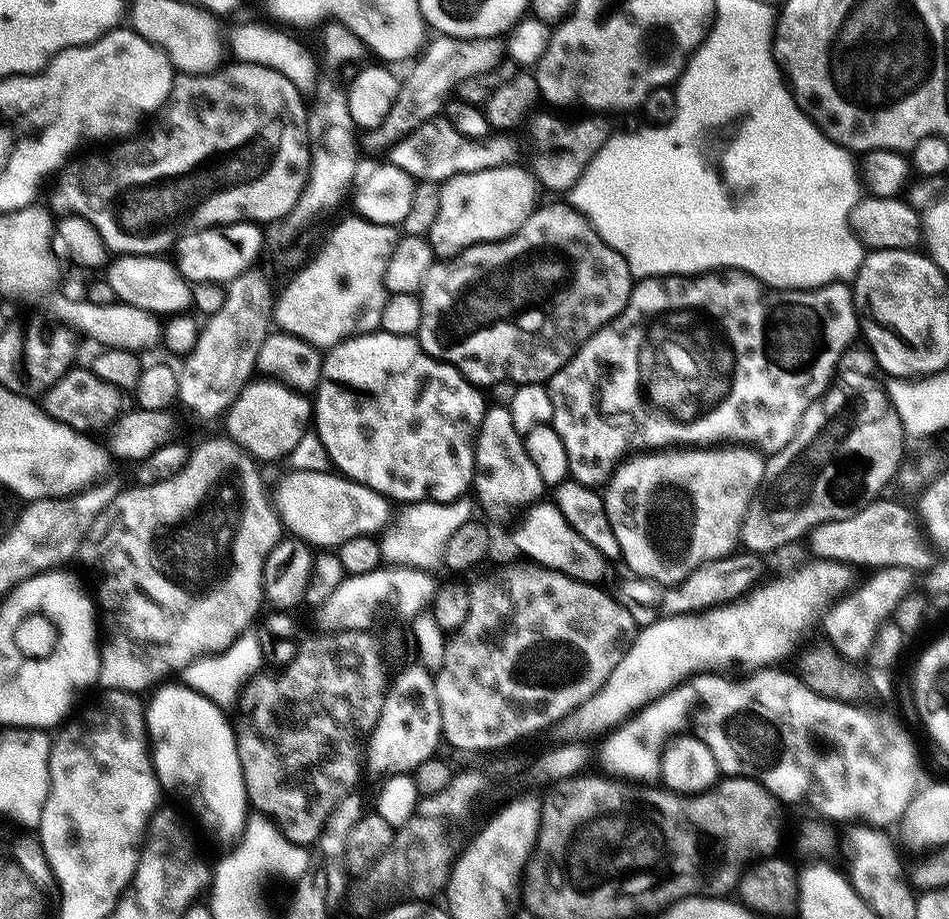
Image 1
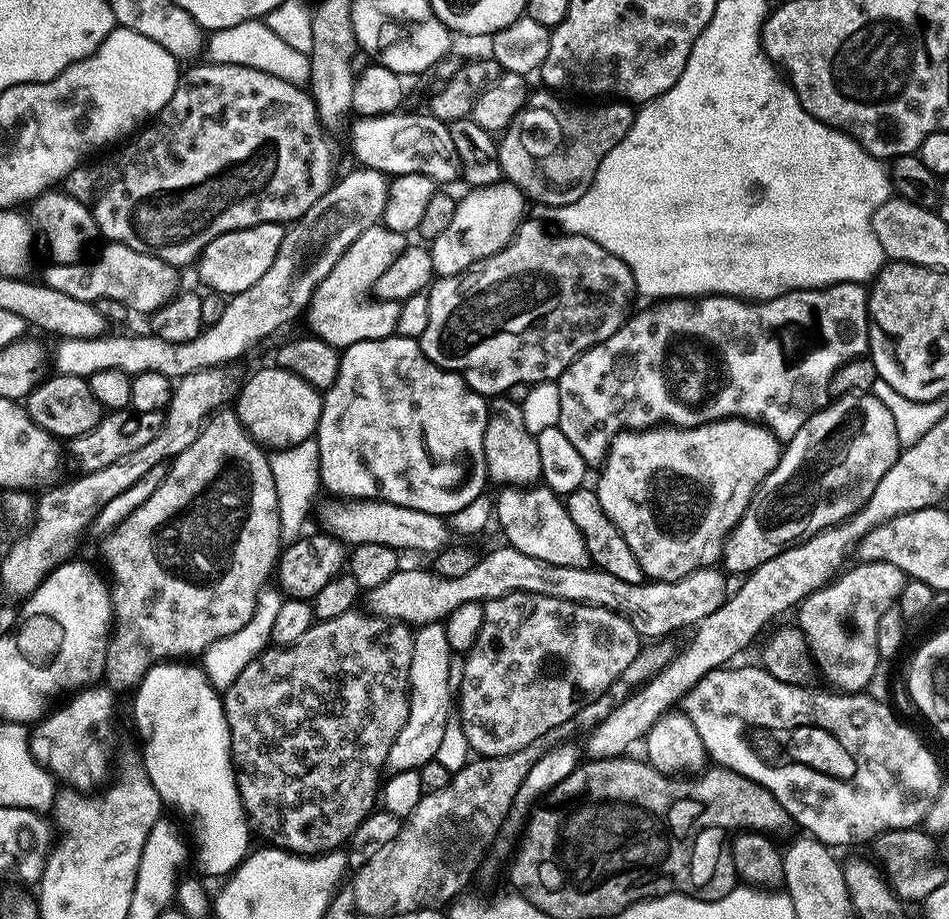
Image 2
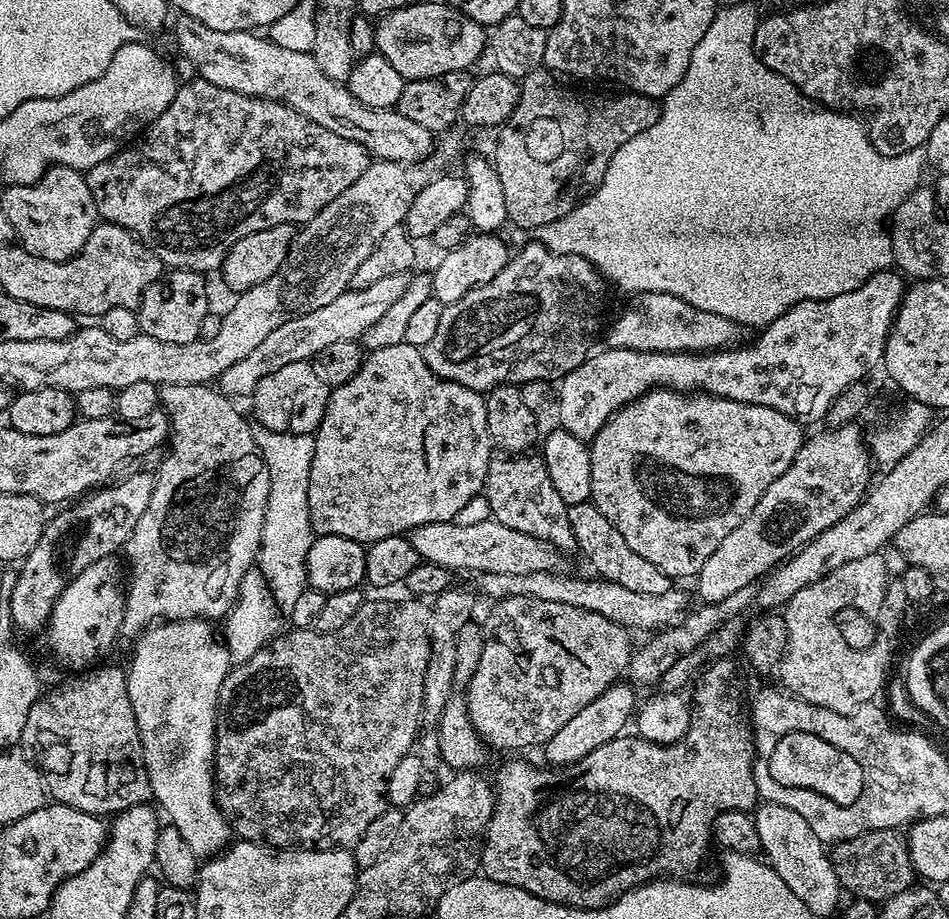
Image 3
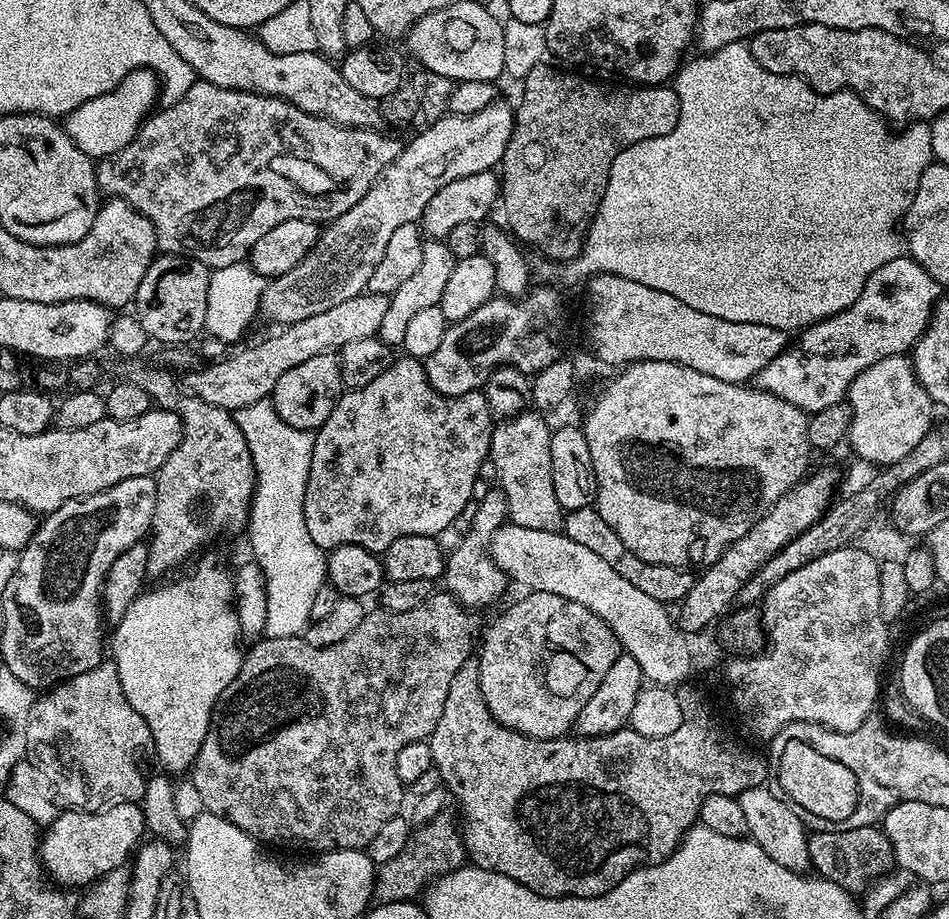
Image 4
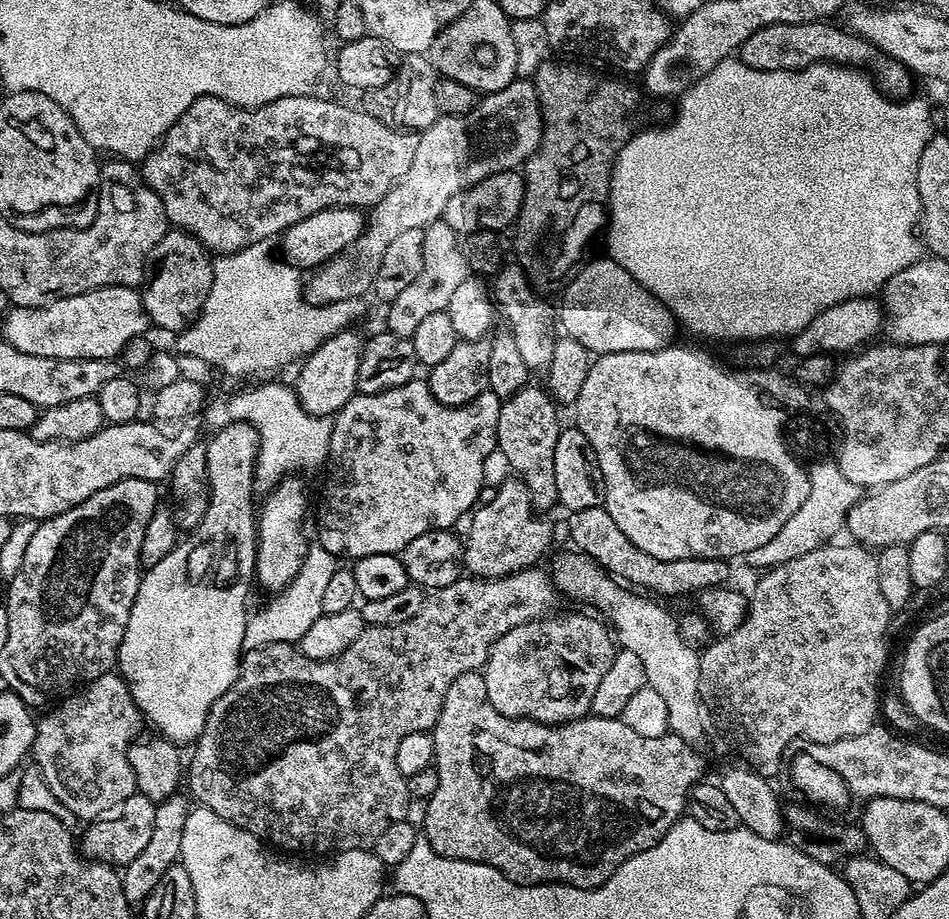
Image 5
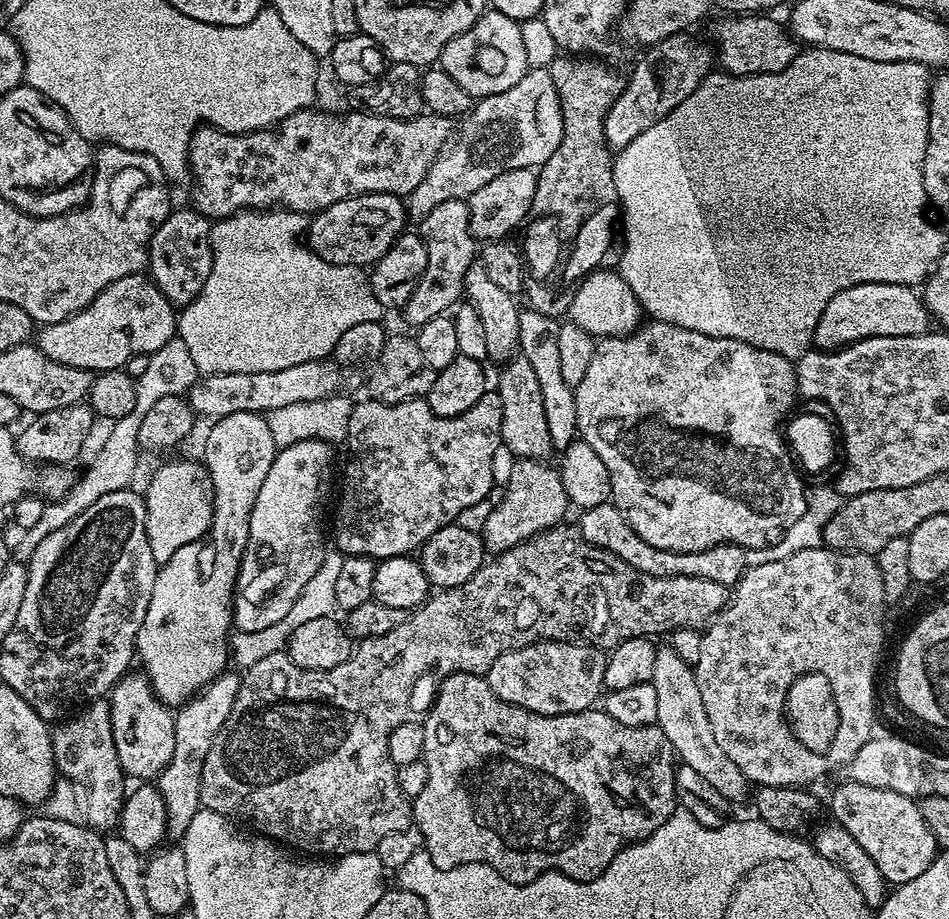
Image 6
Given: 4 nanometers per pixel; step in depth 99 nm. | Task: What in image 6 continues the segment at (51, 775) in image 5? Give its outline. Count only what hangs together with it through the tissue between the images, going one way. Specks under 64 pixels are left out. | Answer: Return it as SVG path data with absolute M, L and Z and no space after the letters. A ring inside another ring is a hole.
M102 698L91 701L79 716L80 718L71 719L68 722L70 724L63 728L61 739L59 737L53 741L55 764L57 771L65 779L72 781L83 791L86 790L84 816L87 825L105 830L104 828L117 825L126 799L126 777L114 747L109 703Z

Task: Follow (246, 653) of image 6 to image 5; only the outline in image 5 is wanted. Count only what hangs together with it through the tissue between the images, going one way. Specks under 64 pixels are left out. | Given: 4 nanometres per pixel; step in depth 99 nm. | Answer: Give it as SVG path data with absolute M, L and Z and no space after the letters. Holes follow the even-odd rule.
M319 546L309 547L306 558L298 570L298 574L292 579L281 592L275 593L268 604L268 608L260 608L251 613L246 622L246 634L244 635L244 652L258 650L258 646L270 646L270 642L286 642L296 644L310 630L310 625L318 622L318 618L324 615L322 610L322 597L324 597L325 587L330 583L330 578L336 573L338 567L337 557L332 556L325 548Z

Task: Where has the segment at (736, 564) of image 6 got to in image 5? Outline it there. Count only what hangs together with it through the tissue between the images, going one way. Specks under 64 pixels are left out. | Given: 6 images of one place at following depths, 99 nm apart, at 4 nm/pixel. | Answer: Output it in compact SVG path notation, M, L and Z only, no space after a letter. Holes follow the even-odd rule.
M603 506L568 512L566 518L568 518L568 536L572 539L571 547L575 551L589 556L609 576L633 589L643 590L653 597L686 596L690 592L699 594L705 588L719 588L729 583L728 567L730 564L727 560L718 558L663 560L646 554L646 550L638 550L638 546L634 546L634 542L630 542L626 534L622 534L622 529L615 524L614 518L610 518L610 514Z

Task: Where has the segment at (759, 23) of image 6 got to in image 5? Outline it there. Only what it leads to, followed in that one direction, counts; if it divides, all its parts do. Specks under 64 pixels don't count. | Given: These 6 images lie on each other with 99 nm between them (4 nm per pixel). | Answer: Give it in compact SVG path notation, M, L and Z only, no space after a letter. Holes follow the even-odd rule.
M832 22L815 24L775 24L754 30L740 48L738 58L754 70L763 72L793 72L805 64L846 64L861 70L867 69L877 85L893 98L904 98L913 91L913 73L896 60L879 52L870 42L855 36L851 30L835 28Z

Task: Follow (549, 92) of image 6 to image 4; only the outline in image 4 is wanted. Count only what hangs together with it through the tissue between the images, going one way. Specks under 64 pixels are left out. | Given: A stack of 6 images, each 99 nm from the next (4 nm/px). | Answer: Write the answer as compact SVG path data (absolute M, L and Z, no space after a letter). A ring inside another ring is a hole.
M497 102L486 106L486 110L478 110L478 114L446 114L429 128L419 129L413 135L416 137L401 147L398 158L394 158L394 162L390 162L390 166L386 166L384 173L373 182L370 190L366 190L364 197L354 202L354 206L350 206L346 214L323 225L316 244L304 255L302 262L298 262L294 270L269 279L265 283L259 315L276 324L272 326L287 326L294 322L302 322L302 318L314 318L314 314L322 314L322 310L330 310L330 306L339 306L349 298L364 295L370 282L370 274L374 272L374 266L378 266L378 262L382 260L382 253L386 250L390 237L394 235L394 230L398 230L398 226L417 223L423 217L430 198L434 198L434 194L438 194L438 190L442 190L446 182L454 182L470 174L493 171L504 157L504 151L515 126L513 105Z

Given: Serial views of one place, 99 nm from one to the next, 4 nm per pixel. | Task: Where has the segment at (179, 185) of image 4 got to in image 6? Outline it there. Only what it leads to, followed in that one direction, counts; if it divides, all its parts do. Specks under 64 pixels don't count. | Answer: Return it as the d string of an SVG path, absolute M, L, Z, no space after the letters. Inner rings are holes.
M315 107L303 108L300 112L290 114L281 120L275 128L262 132L224 132L220 128L211 126L201 126L193 132L188 143L188 167L190 169L191 183L196 183L196 189L192 192L191 203L196 211L209 218L223 218L232 216L235 212L245 210L272 210L279 206L281 209L290 212L302 212L305 214L315 214L328 208L334 202L345 200L351 196L361 196L371 192L381 192L382 194L394 194L401 198L407 196L426 178L430 166L436 161L436 157L449 147L454 136L454 124L449 117L434 116L431 114L421 114L415 116L413 120L399 120L389 116L370 116L366 112L349 111L348 116L335 116L332 112L316 112Z

